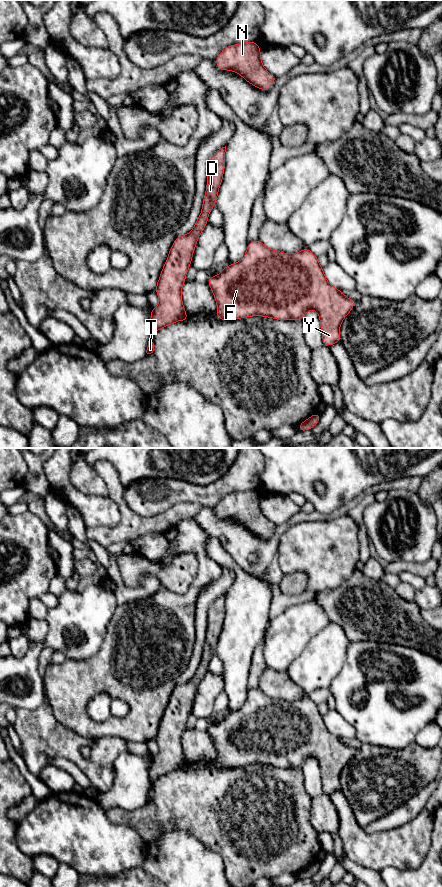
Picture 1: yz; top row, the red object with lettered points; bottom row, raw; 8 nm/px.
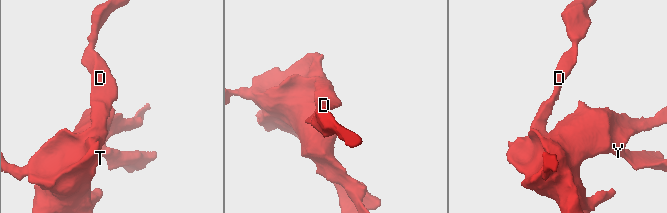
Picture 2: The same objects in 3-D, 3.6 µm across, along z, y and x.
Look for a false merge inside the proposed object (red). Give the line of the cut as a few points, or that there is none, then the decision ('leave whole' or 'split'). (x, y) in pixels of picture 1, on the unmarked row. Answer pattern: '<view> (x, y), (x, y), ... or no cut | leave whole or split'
no cut | leave whole

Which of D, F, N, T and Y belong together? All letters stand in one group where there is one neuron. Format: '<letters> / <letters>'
D F N T Y

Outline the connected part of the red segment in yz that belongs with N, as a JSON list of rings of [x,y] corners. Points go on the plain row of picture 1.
[[[255,489],[234,492],[225,495],[215,510],[219,518],[234,519],[254,535],[268,539],[275,525],[265,517],[260,501]]]

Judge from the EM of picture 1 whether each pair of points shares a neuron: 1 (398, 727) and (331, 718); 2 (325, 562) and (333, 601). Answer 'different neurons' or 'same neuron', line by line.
1: different neurons
2: different neurons

